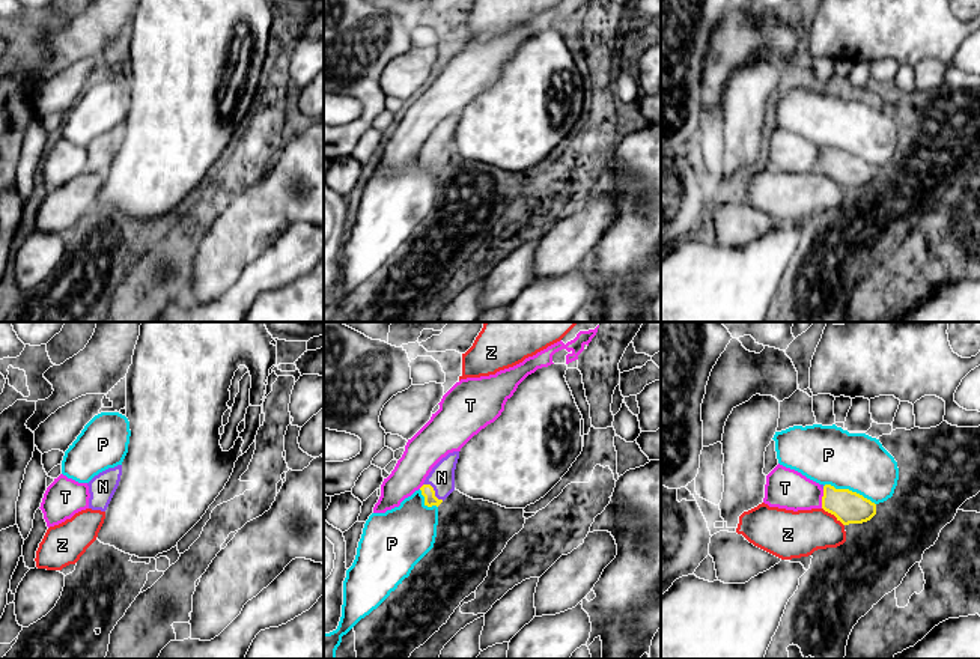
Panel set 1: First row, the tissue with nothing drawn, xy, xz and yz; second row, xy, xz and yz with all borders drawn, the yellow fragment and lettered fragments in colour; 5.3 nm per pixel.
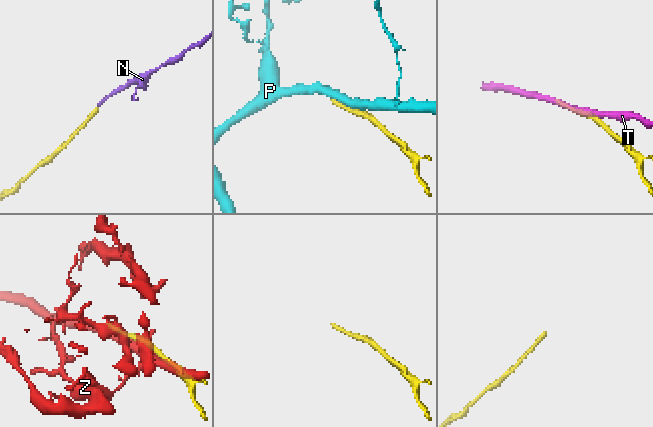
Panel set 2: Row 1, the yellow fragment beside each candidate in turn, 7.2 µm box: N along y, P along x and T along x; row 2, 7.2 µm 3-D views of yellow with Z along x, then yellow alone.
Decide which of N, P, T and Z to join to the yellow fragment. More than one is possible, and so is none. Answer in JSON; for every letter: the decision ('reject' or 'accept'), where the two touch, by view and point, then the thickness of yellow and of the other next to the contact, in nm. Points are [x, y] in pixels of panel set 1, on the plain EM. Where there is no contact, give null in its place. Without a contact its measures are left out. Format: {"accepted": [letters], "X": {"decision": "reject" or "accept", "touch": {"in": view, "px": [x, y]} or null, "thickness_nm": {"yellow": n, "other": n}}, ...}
{"accepted": ["N"], "N": {"decision": "accept", "touch": {"in": "xz", "px": [434, 154]}, "thickness_nm": {"yellow": 70, "other": 140}}, "P": {"decision": "reject", "touch": {"in": "yz", "px": [848, 152]}, "thickness_nm": {"yellow": 180, "other": 320}}, "T": {"decision": "reject", "touch": {"in": "yz", "px": [822, 161]}, "thickness_nm": {"yellow": 180, "other": 220}}, "Z": {"decision": "reject", "touch": {"in": "yz", "px": [833, 176]}, "thickness_nm": {"yellow": 180, "other": 260}}}

